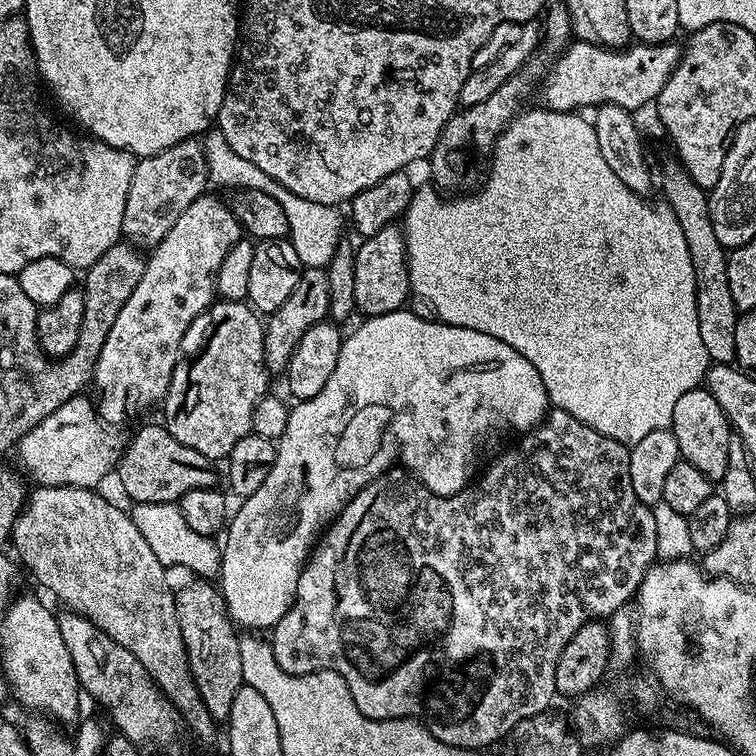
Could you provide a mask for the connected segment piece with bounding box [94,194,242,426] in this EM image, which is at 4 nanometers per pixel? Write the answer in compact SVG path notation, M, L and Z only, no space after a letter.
M205 194L190 202L190 206L178 214L178 222L170 226L166 238L162 238L162 242L158 242L147 253L142 278L138 281L138 286L134 286L134 294L126 298L126 306L122 306L114 326L110 326L102 354L98 354L94 388L100 391L98 411L105 424L120 426L123 420L130 419L135 412L140 412L151 404L159 405L163 401L174 370L182 360L180 347L184 344L184 335L187 334L188 327L199 316L201 319L217 299L216 279L218 269L222 267L222 258L226 258L230 246L234 246L241 238L242 229L231 207L225 201L223 204L218 197Z

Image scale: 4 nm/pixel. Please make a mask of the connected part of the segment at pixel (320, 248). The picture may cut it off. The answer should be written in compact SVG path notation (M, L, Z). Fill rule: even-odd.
M212 130L203 137L204 153L208 163L208 179L213 185L227 190L262 190L262 194L270 194L282 206L288 223L287 239L291 240L294 250L298 250L298 258L304 268L327 269L330 258L334 258L334 250L342 243L340 236L346 228L346 220L340 217L339 207L323 204L322 202L310 202L310 198L302 198L298 194L288 192L286 186L274 182L270 174L262 174L254 162L246 162L246 158L238 158L234 150L230 150L230 142L218 130Z

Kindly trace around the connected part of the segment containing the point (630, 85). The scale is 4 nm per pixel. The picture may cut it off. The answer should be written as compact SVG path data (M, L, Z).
M585 40L569 43L551 61L538 88L539 103L555 112L576 112L614 104L629 110L644 108L655 101L680 61L681 45L629 43L622 48L603 48Z

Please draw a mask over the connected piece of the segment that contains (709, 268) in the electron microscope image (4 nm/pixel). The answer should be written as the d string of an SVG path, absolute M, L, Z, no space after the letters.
M671 158L664 164L664 177L659 177L658 184L664 187L663 199L674 210L678 226L686 237L686 247L690 249L690 262L694 262L694 282L696 283L696 301L698 302L698 331L706 345L706 354L714 364L732 364L736 359L734 330L738 319L738 309L734 306L734 294L730 294L728 277L728 252L718 242L714 234L714 222L710 218L708 205L709 193L699 188L690 178L679 159Z

